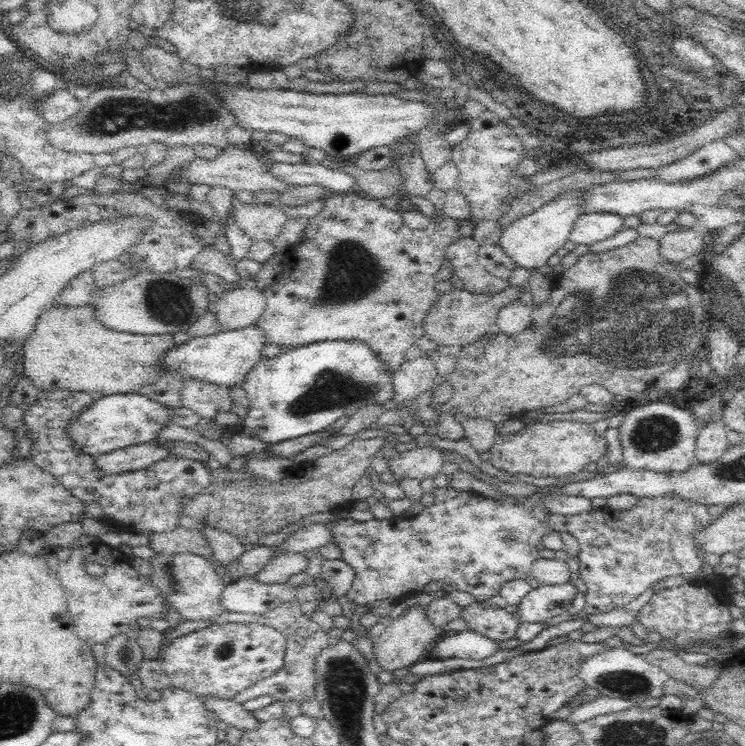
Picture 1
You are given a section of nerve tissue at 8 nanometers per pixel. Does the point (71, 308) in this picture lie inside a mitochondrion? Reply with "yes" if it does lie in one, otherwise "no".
no

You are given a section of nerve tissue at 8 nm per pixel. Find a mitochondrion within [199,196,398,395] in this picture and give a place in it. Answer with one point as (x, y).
(352, 272)

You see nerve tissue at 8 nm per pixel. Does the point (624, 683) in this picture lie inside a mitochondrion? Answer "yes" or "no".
yes

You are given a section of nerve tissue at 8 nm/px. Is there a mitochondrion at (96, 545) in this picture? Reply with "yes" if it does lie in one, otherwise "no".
no

